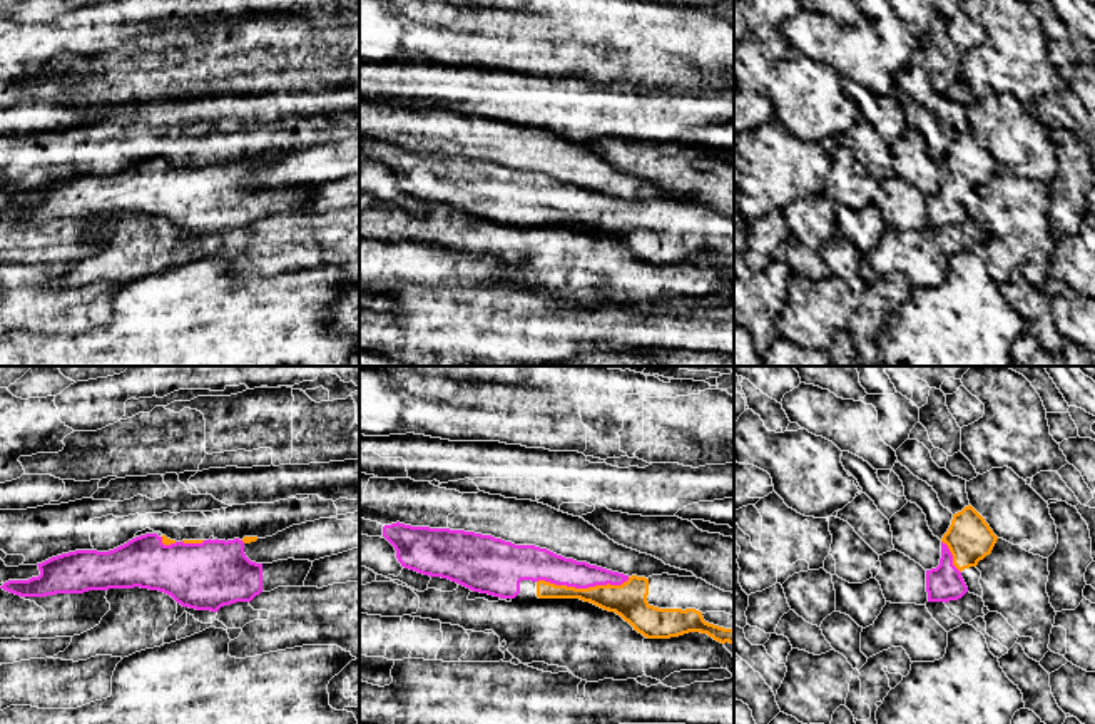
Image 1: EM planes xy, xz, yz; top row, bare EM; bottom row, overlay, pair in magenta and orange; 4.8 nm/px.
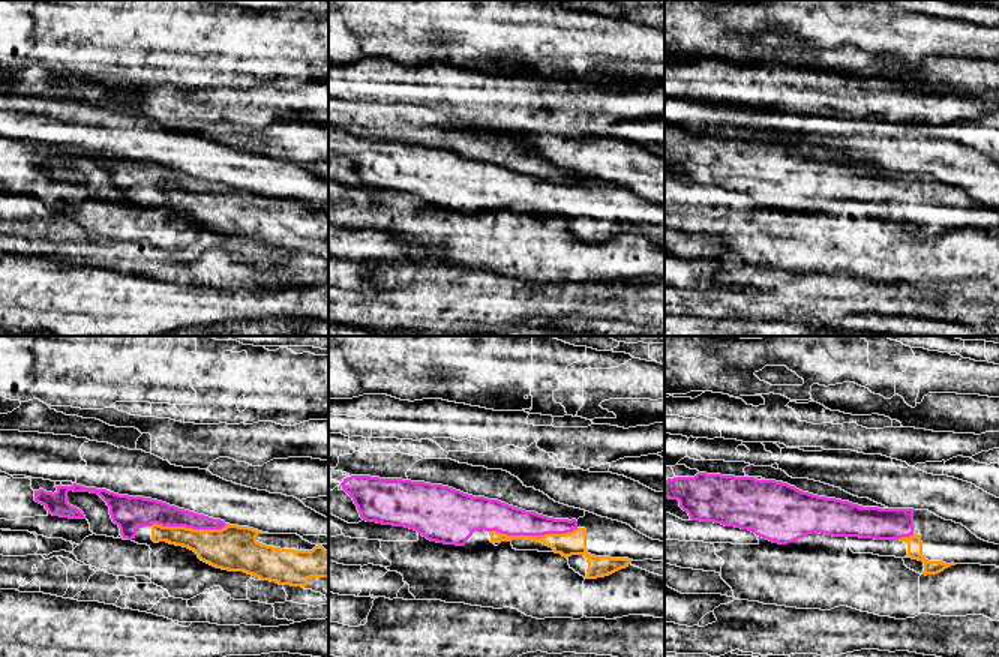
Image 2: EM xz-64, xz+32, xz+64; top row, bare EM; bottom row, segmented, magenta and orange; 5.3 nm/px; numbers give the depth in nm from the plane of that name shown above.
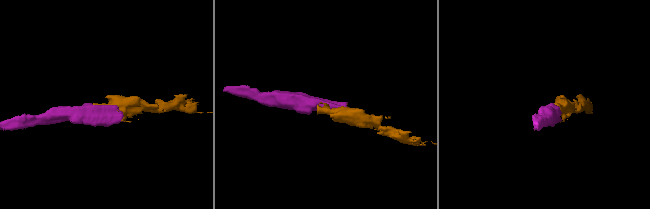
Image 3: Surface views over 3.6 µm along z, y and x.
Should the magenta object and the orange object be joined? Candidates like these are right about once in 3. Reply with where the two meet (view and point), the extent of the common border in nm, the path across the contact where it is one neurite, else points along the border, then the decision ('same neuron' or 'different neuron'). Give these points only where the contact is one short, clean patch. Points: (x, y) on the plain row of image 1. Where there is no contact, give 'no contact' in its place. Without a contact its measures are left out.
meets magenta in xz at (582, 213); contact 440 nm long; same neuron

